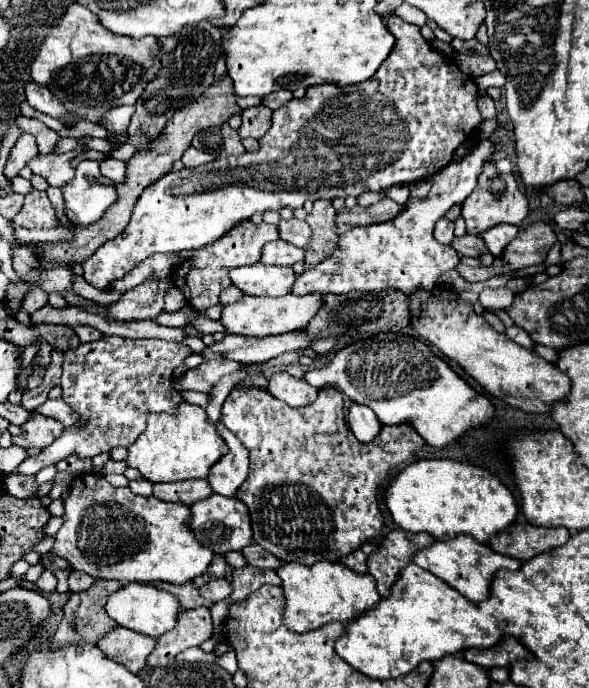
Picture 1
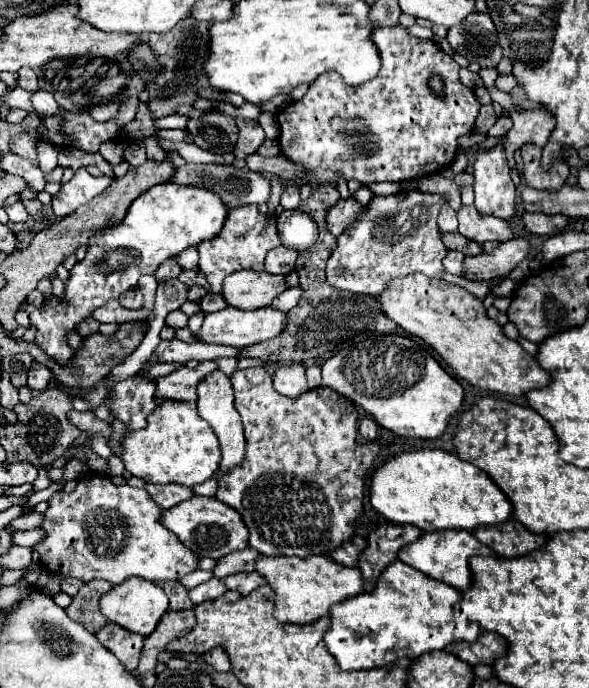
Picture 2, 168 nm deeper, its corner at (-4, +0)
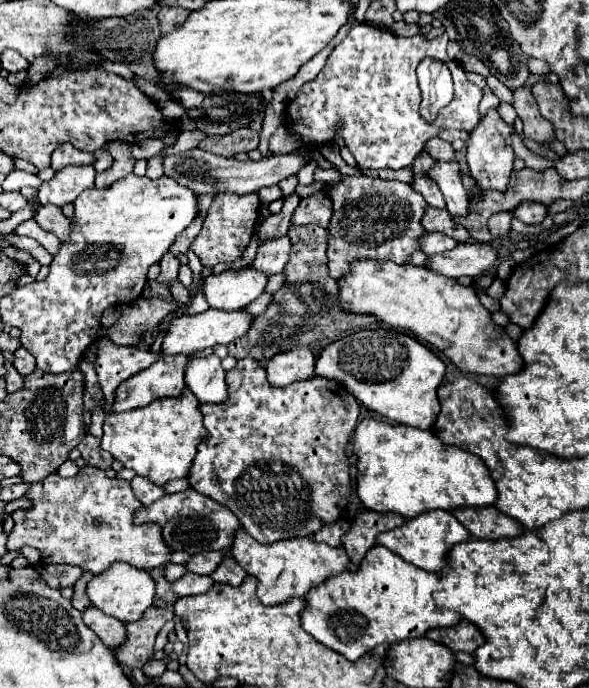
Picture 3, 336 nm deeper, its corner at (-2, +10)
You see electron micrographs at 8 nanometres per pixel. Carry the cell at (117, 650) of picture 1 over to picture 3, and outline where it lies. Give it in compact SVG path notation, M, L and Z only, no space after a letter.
M88 607L82 613L82 617L84 617L84 623L102 639L104 645L112 647L112 645L120 645L120 641L124 641L124 623L118 621L116 617L110 617L96 607Z

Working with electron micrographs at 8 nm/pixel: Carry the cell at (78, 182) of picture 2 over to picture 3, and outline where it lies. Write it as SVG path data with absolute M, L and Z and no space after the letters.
M92 165L64 167L50 181L38 187L40 191L38 199L42 205L52 203L62 207L66 203L72 203L84 189L94 187L94 177L96 177L96 171Z

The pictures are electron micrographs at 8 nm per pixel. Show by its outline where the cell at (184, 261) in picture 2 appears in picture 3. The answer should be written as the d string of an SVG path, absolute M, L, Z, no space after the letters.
M188 251L188 253L186 253L186 255L188 255L188 259L190 259L190 261L188 261L188 265L190 265L190 269L193 272L193 287L189 291L190 297L191 297L190 301L189 301L189 303L190 303L196 294L196 290L197 290L199 281L202 279L201 272L204 269L204 265L202 265L202 263L200 263L200 259L198 259L198 257L196 257L196 255L194 255L194 253L192 253L192 251Z

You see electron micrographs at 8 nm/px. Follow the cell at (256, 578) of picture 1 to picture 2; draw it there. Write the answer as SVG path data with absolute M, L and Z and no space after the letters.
M252 571L252 573L228 575L228 577L224 579L224 583L226 583L228 589L234 589L234 591L238 591L238 593L242 593L242 595L248 595L248 593L254 591L256 587L264 585L266 579L262 579L262 575L260 575L258 571Z

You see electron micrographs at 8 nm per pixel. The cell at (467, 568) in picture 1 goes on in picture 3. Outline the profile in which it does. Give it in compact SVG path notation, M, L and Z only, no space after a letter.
M426 511L416 519L406 519L396 529L380 533L380 537L376 537L376 543L388 547L392 553L424 571L438 573L444 567L444 557L448 549L466 539L470 539L470 533L466 533L466 529L456 521L456 517L450 511Z

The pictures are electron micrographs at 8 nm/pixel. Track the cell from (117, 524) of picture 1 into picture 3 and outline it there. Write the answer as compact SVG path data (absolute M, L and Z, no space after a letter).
M84 465L78 475L68 479L52 473L32 485L26 497L32 501L32 507L12 513L14 529L8 535L6 551L30 545L40 551L44 563L68 563L94 575L106 571L116 561L150 571L166 565L170 559L168 547L160 541L158 525L132 523L134 513L142 505L136 501L130 483L116 477L110 479L98 467Z

